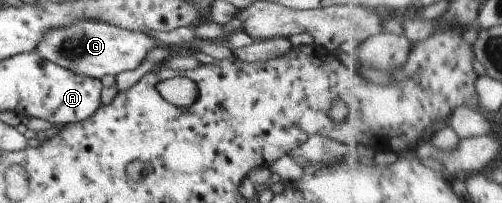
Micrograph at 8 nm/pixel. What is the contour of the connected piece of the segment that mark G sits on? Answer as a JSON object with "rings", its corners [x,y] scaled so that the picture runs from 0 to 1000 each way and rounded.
{"rings":[[[161,94],[110,143],[94,177],[86,163],[70,251],[82,286],[100,296],[143,360],[197,389],[209,365],[229,374],[243,345],[269,335],[285,296],[289,256],[307,232],[317,227],[309,227],[307,202],[281,153],[249,148],[201,103]]]}

